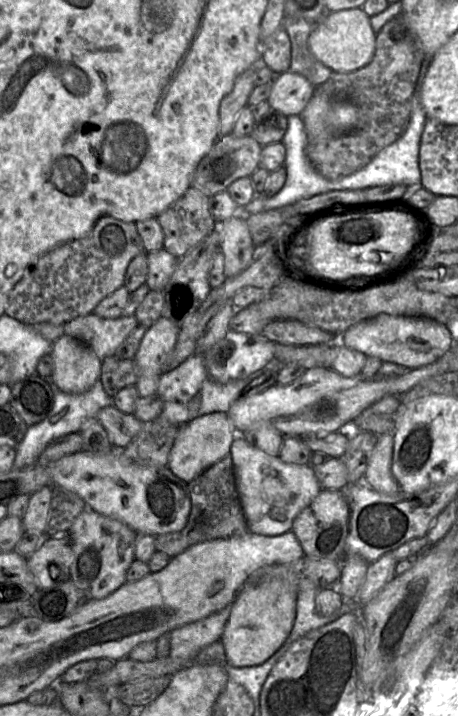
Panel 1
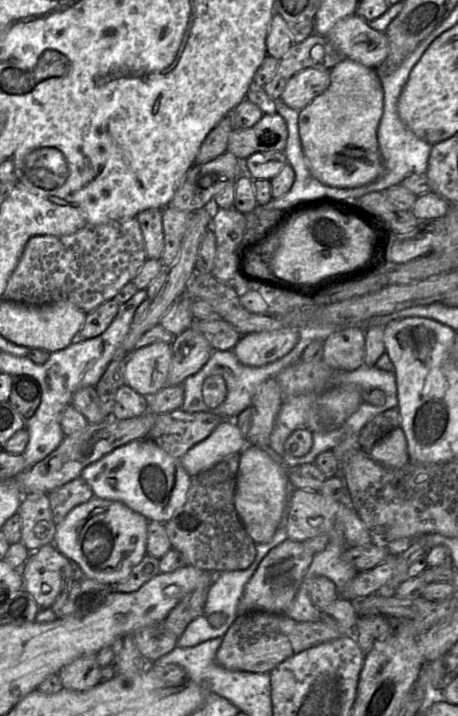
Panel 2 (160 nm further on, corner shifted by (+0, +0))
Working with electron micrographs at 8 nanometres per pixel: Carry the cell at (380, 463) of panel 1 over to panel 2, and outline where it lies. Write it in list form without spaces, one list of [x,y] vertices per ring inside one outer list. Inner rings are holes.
[[[402,428],[393,429],[374,444],[369,456],[385,466],[401,468],[410,460],[407,450],[407,440]]]

